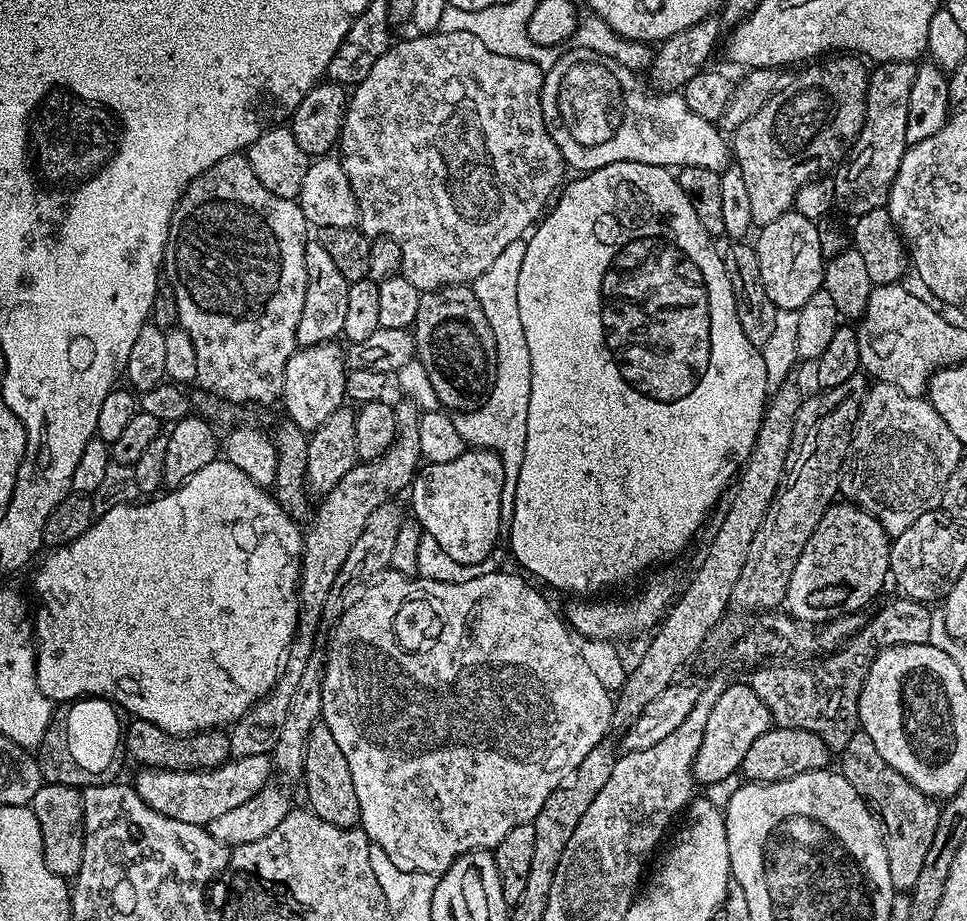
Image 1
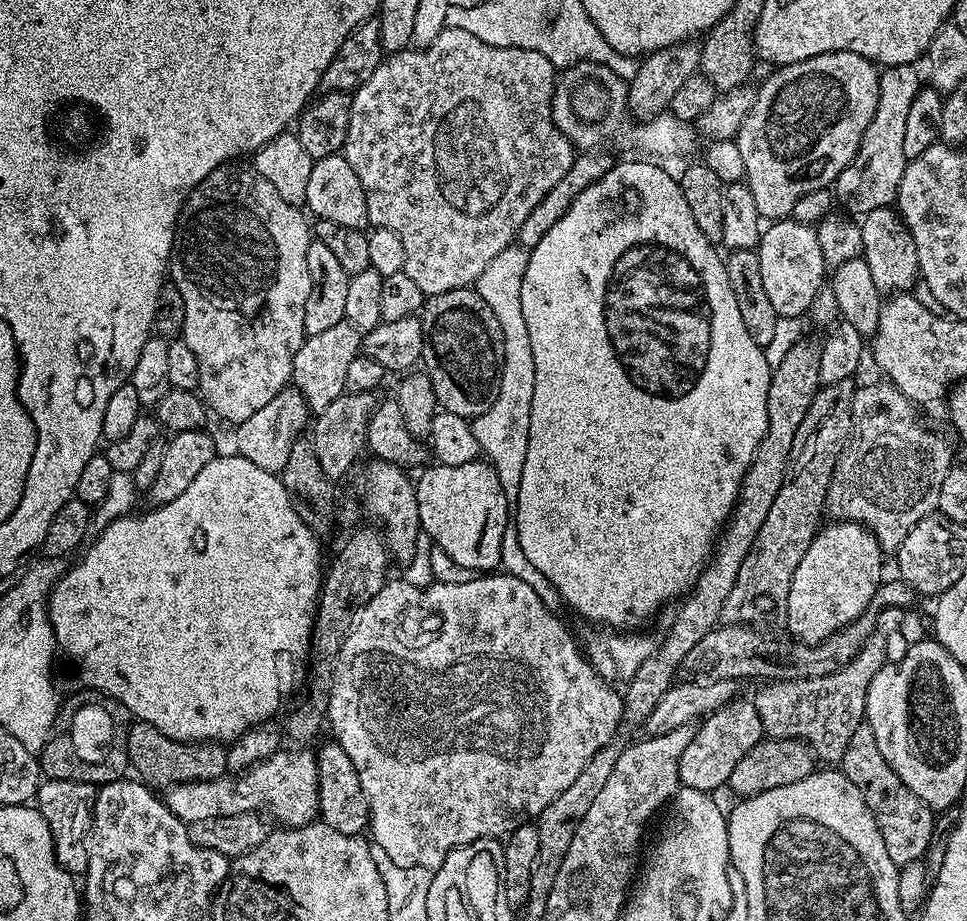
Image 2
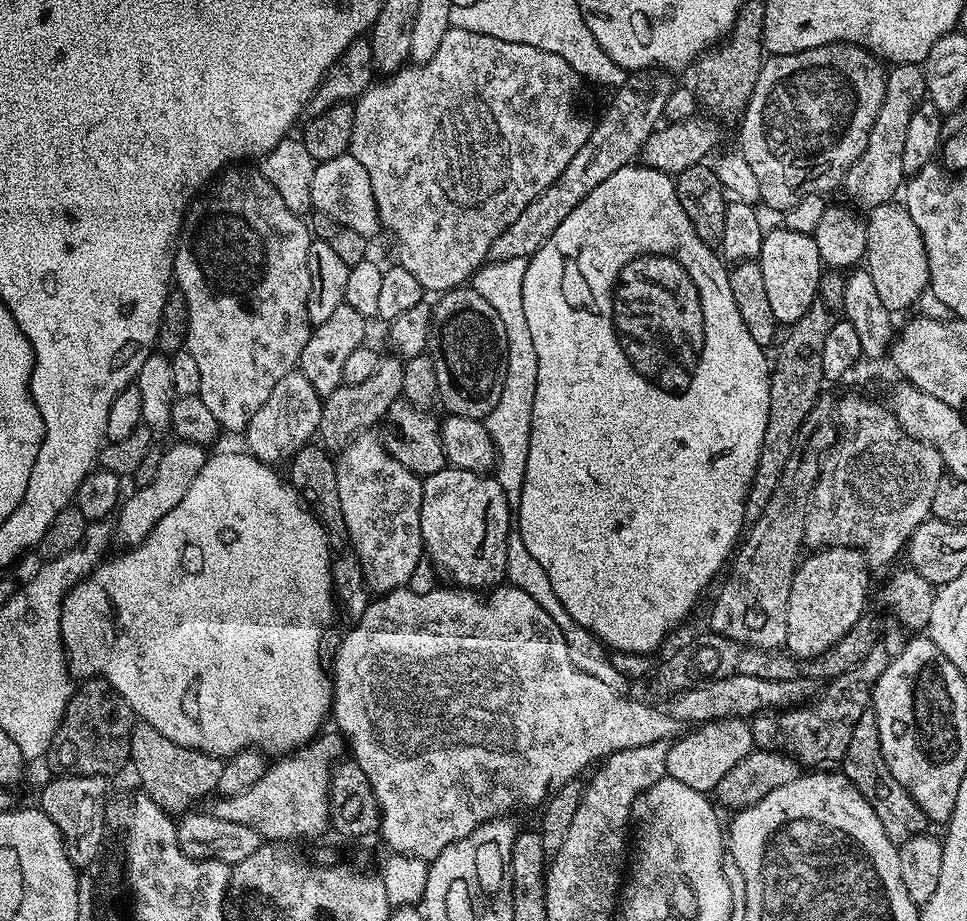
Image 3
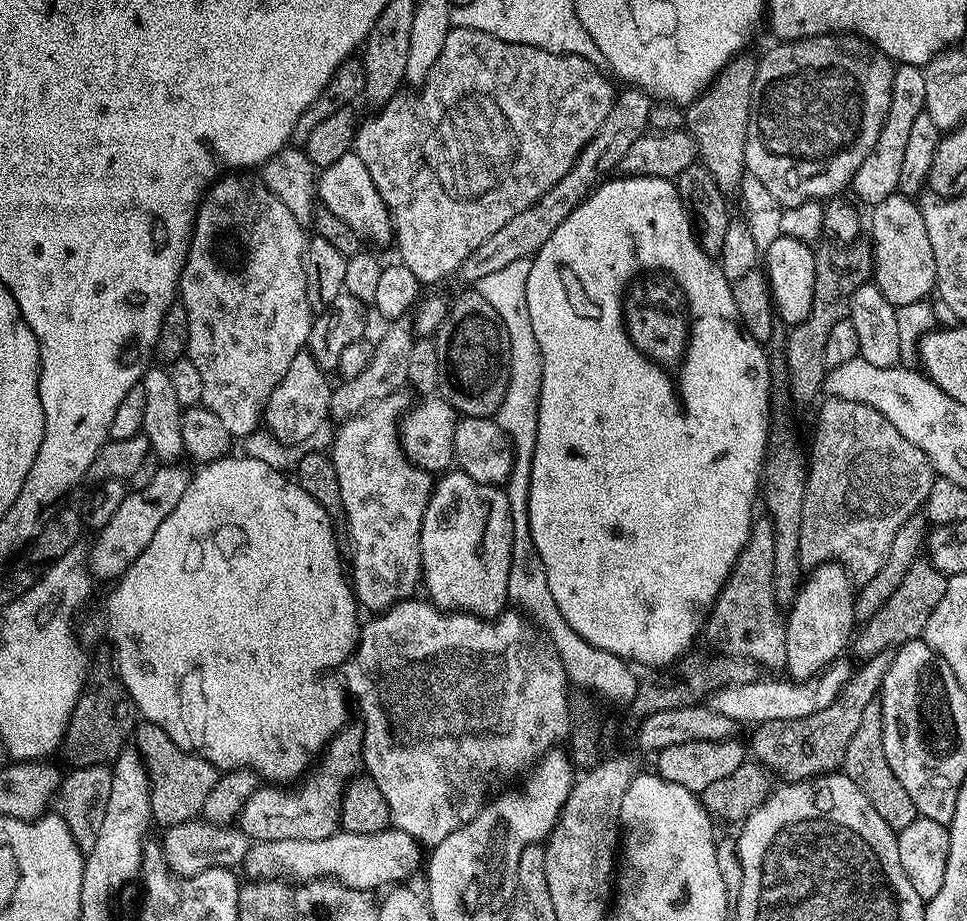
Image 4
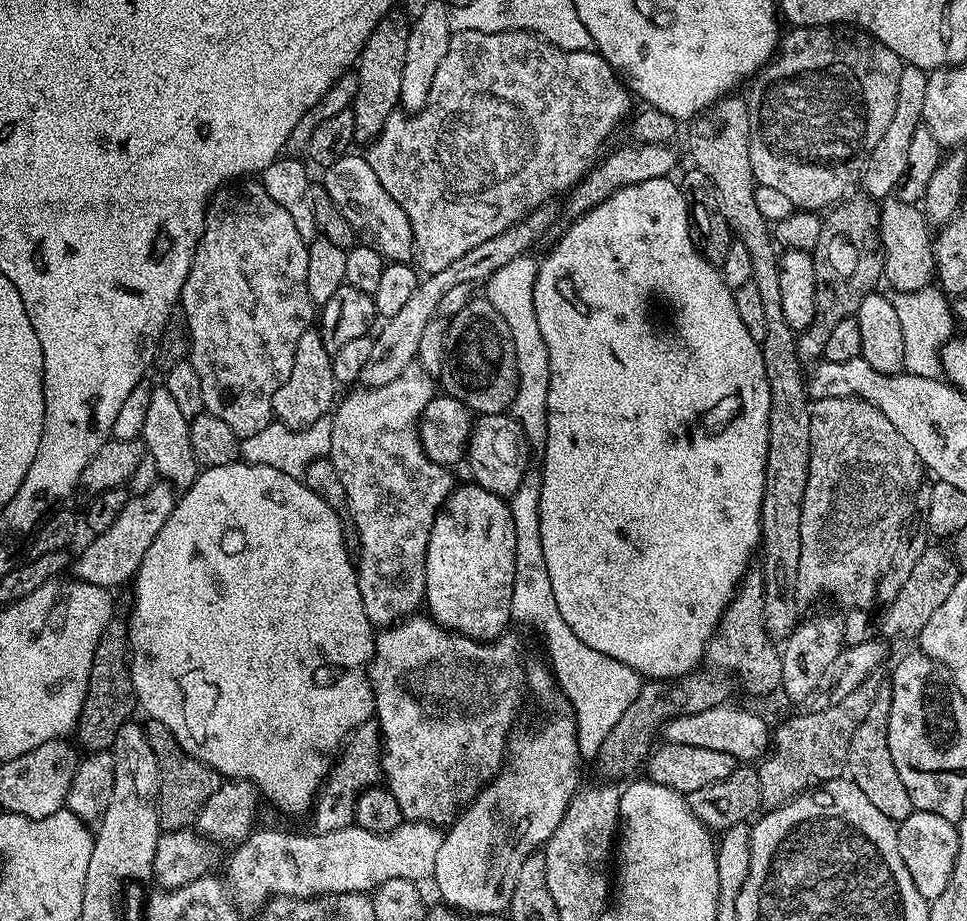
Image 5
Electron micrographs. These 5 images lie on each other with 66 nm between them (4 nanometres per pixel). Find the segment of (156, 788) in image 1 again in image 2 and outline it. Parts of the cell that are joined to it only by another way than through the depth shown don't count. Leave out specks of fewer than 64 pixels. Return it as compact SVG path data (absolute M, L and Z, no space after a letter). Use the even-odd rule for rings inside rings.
M300 746L292 751L296 752L275 752L240 775L225 774L217 780L174 784L166 792L168 809L187 825L202 822L205 818L260 812L264 808L268 808L267 815L273 821L276 819L277 825L286 828L301 828L313 823L320 814L316 754L308 746Z

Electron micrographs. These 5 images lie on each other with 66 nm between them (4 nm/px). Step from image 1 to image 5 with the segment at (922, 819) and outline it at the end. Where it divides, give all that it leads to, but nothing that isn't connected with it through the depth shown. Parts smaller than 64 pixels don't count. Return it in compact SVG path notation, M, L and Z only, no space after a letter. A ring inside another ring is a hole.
M878 694L868 703L868 713L856 724L854 738L850 738L846 772L858 786L858 790L866 794L866 798L877 810L882 810L886 818L899 822L906 819L914 809L910 802L910 794L906 794L906 786L902 786L902 778L898 778L894 758L890 758L888 711L891 701L891 695Z

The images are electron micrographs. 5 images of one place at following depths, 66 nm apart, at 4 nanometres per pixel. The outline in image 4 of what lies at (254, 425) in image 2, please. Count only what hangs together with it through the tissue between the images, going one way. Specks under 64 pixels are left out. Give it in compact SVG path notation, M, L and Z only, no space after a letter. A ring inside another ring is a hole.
M301 350L290 362L290 370L274 386L274 394L270 394L270 402L266 402L266 410L262 421L263 427L272 431L272 436L276 440L281 440L284 444L300 444L303 440L308 440L320 427L324 420L329 419L328 407L332 397L333 385L328 385L325 369L314 362L311 352Z

